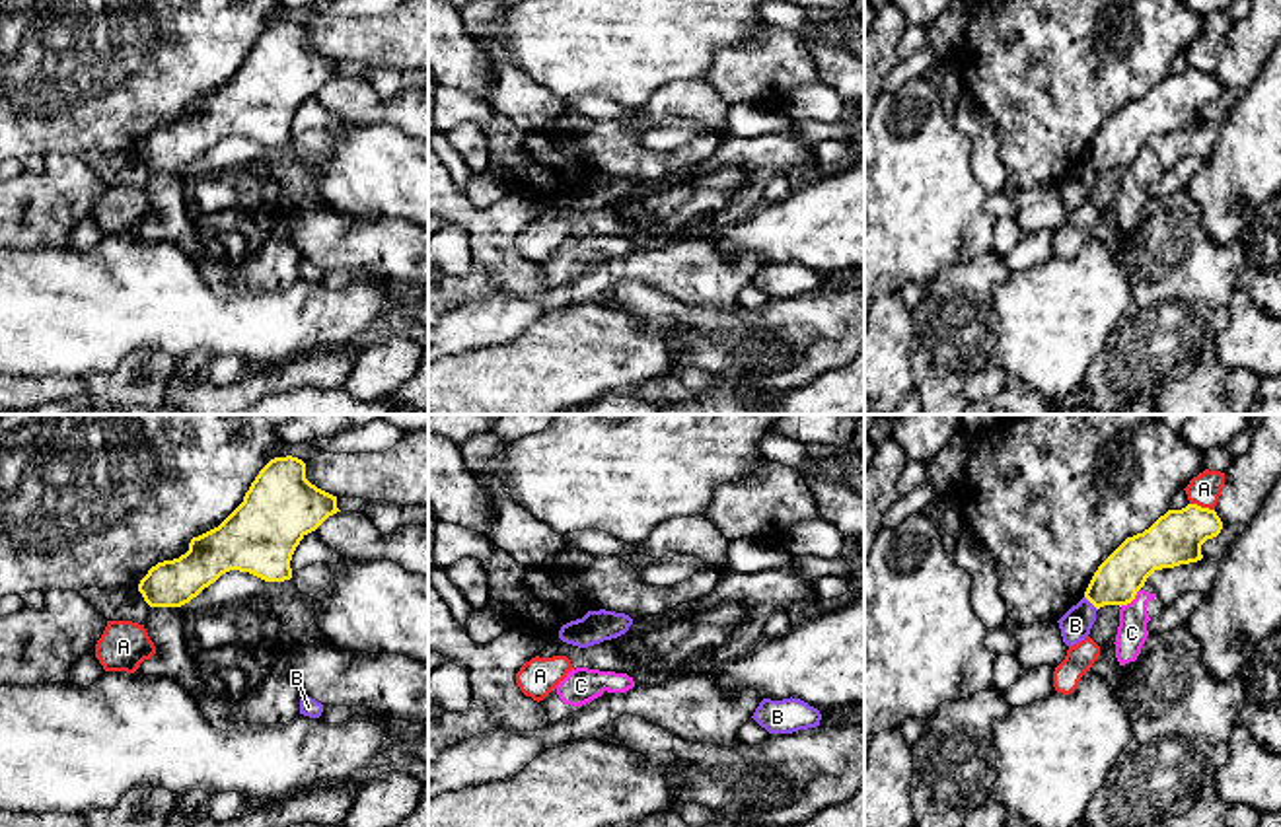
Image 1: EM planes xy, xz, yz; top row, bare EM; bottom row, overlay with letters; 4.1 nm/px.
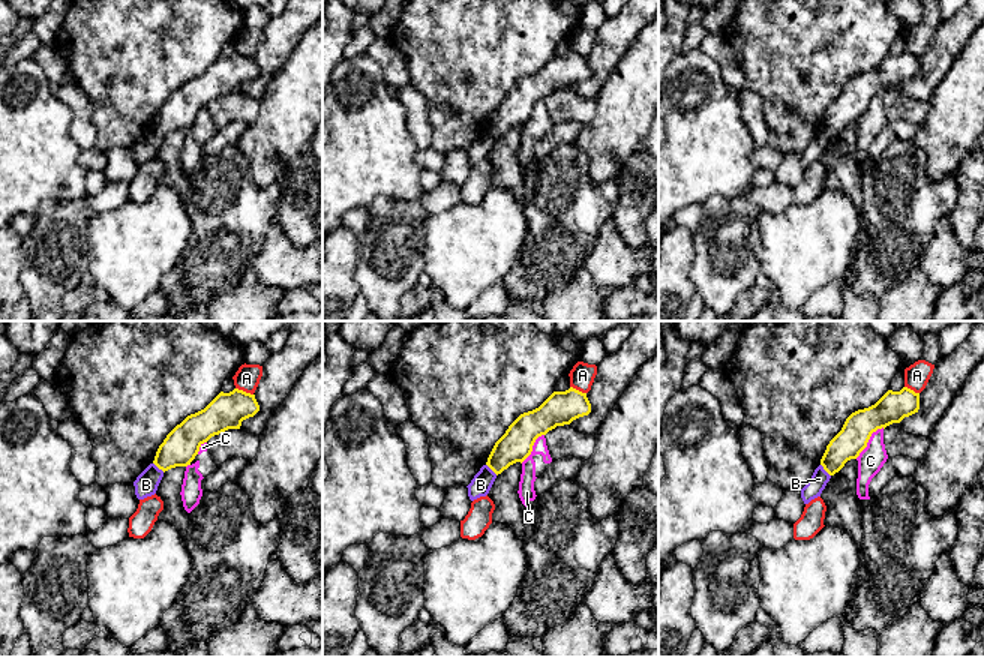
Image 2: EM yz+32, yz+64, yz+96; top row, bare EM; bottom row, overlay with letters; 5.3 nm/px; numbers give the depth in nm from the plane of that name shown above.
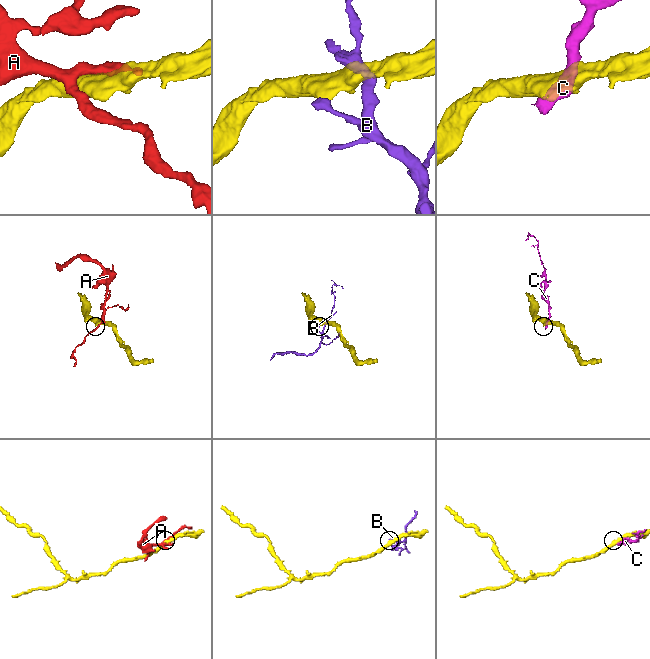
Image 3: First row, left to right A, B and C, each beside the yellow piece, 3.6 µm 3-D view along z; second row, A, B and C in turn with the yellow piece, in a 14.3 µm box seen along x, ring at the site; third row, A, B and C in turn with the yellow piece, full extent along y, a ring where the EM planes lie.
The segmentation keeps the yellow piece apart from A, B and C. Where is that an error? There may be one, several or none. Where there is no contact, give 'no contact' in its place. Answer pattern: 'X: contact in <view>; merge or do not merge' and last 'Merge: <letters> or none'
A: contact in yz; do not merge
B: contact in yz; do not merge
C: contact in yz; do not merge
Merge: none

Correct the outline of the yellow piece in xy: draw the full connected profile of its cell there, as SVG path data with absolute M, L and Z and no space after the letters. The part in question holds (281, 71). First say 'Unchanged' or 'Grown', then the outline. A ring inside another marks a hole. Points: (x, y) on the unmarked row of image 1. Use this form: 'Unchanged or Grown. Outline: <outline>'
Unchanged. Outline: M274 21L218 91L193 101L179 123L152 130L138 156L150 171L181 171L230 134L290 144L300 105L337 76L337 60L306 43L302 23Z

